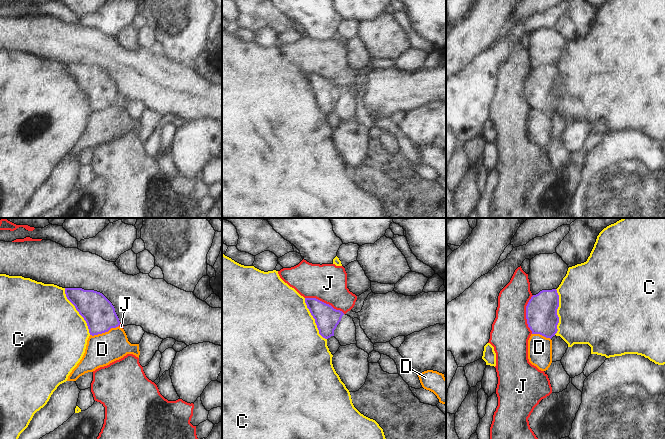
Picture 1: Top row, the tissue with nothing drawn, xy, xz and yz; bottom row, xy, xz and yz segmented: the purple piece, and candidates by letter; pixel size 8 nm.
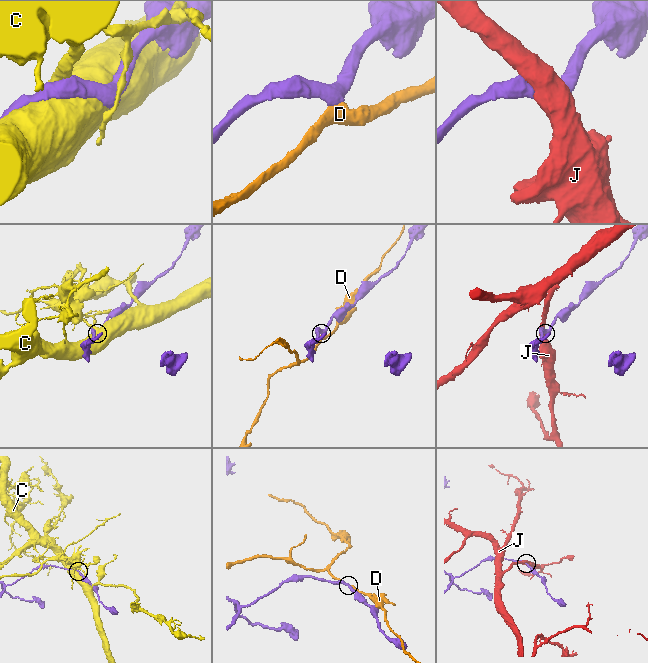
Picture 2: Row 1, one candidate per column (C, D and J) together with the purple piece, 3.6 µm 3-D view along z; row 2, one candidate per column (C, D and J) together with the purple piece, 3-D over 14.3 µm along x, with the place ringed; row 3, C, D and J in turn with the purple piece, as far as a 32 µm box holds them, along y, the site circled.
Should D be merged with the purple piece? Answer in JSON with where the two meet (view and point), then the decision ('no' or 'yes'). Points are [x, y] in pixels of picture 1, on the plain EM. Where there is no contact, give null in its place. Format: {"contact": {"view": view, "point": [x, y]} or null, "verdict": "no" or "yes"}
{"contact": {"view": "xy", "point": [104, 108]}, "verdict": "no"}

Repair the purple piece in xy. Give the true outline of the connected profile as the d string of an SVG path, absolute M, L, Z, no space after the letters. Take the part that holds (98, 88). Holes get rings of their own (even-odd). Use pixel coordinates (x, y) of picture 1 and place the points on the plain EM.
M65 64L65 70L86 97L90 111L108 108L120 101L114 82L102 69L82 64Z

